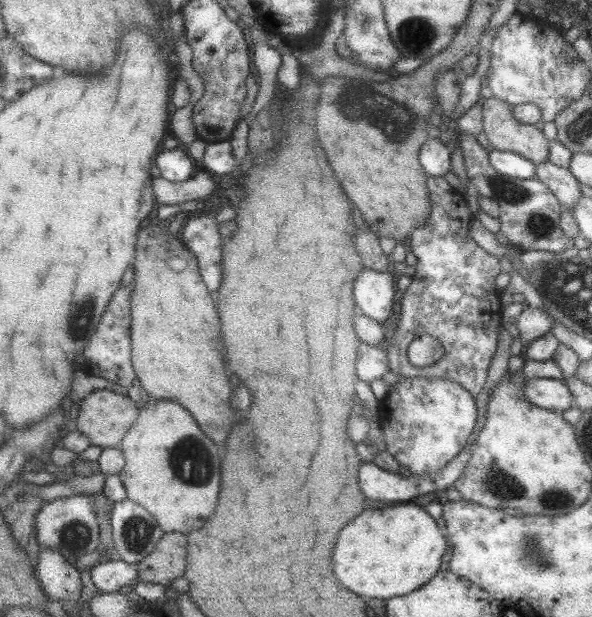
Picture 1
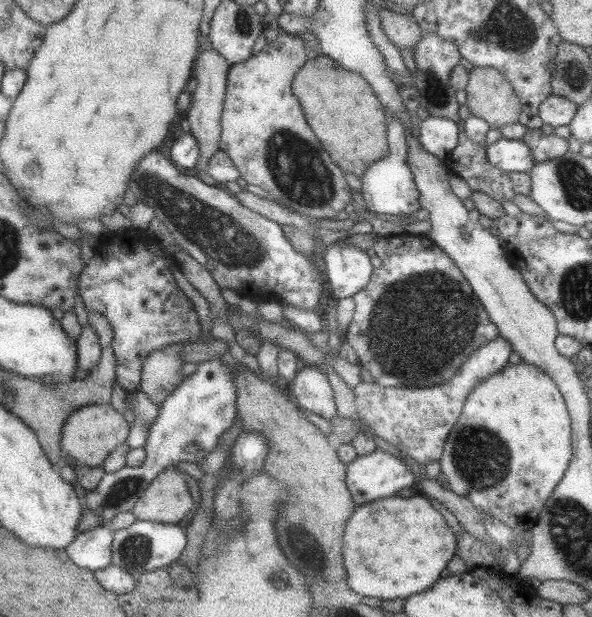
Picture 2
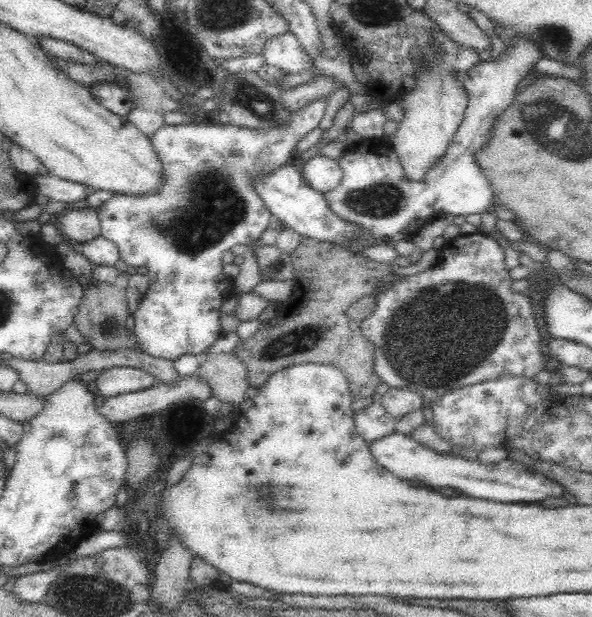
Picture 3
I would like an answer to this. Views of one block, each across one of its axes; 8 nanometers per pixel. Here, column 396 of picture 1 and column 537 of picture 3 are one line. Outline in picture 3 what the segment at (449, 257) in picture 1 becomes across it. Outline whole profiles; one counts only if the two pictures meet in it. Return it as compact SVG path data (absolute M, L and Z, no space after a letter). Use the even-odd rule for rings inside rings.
M480 232L474 234L459 235L454 239L445 242L445 245L429 257L423 269L418 270L418 274L402 277L397 282L391 284L387 289L380 291L376 295L375 309L369 316L361 322L362 336L374 345L373 368L376 375L380 377L382 383L388 384L390 388L405 388L419 394L423 398L421 409L431 406L440 396L448 394L451 390L475 385L476 383L496 380L500 376L512 374L513 376L524 376L532 379L540 371L549 369L550 356L547 354L547 346L544 338L540 336L538 323L532 315L532 301L530 292L514 292L510 287L513 279L508 275L509 270L504 264L504 249L496 240Z

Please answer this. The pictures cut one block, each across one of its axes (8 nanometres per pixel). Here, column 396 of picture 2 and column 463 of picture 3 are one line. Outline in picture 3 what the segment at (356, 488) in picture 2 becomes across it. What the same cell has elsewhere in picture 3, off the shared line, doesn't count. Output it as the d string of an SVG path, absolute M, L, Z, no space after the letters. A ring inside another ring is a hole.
M392 433L368 443L370 452L376 462L388 472L404 480L420 480L426 486L440 486L440 488L454 488L457 494L491 500L494 502L520 503L538 502L545 498L565 497L571 504L571 494L557 482L526 469L514 459L484 464L481 461L466 460L452 452L438 454L434 450L422 446L411 435Z

